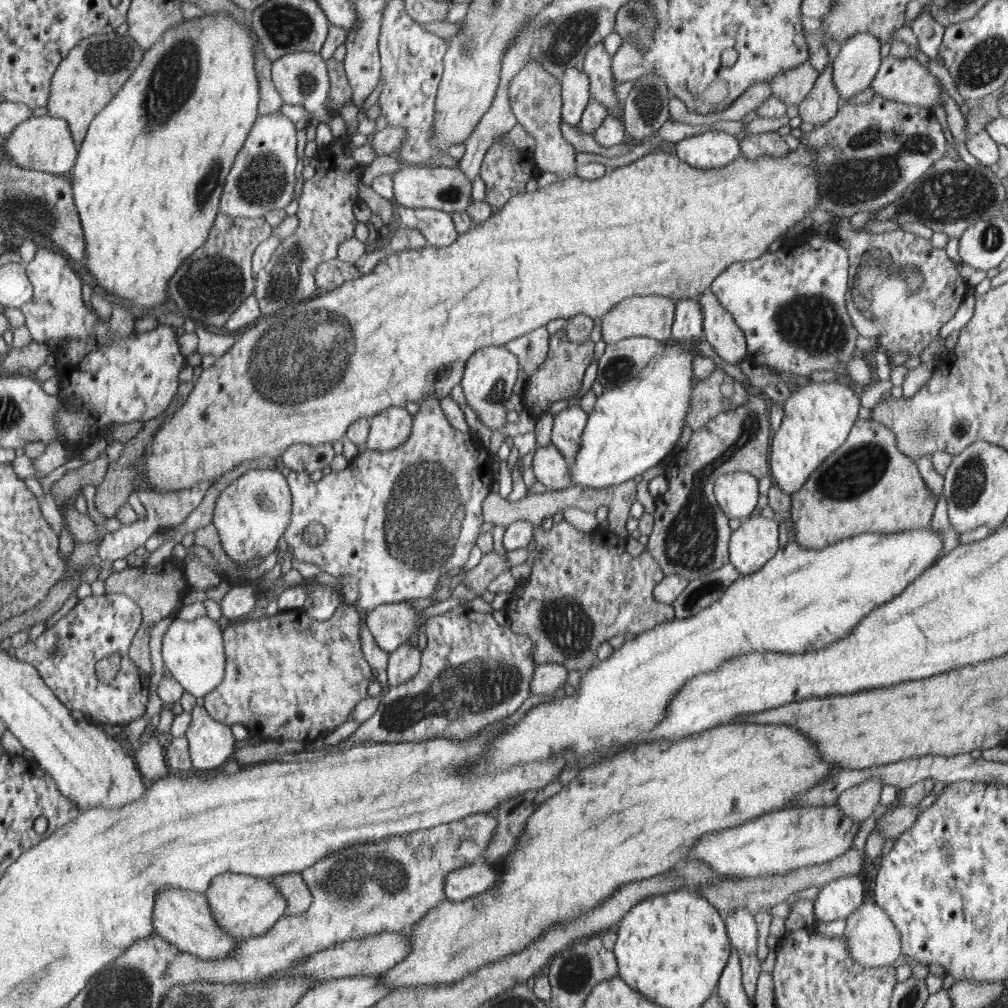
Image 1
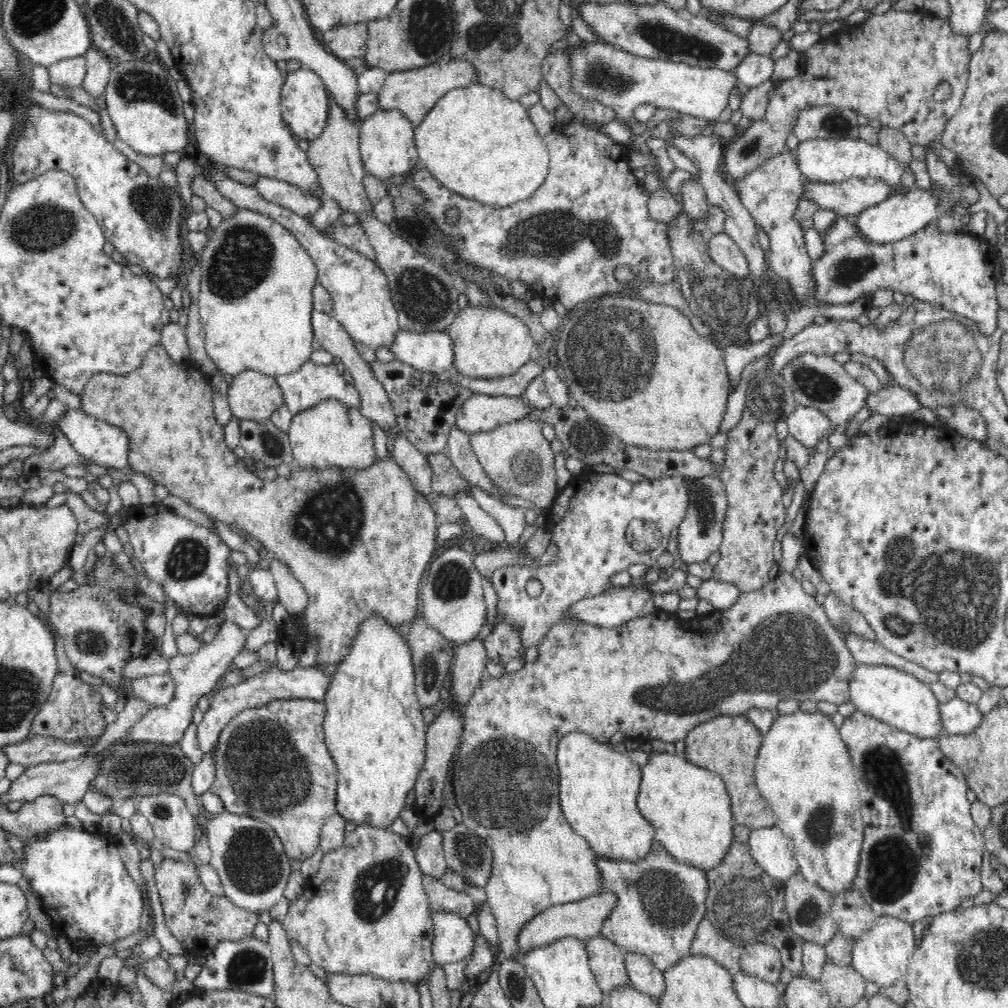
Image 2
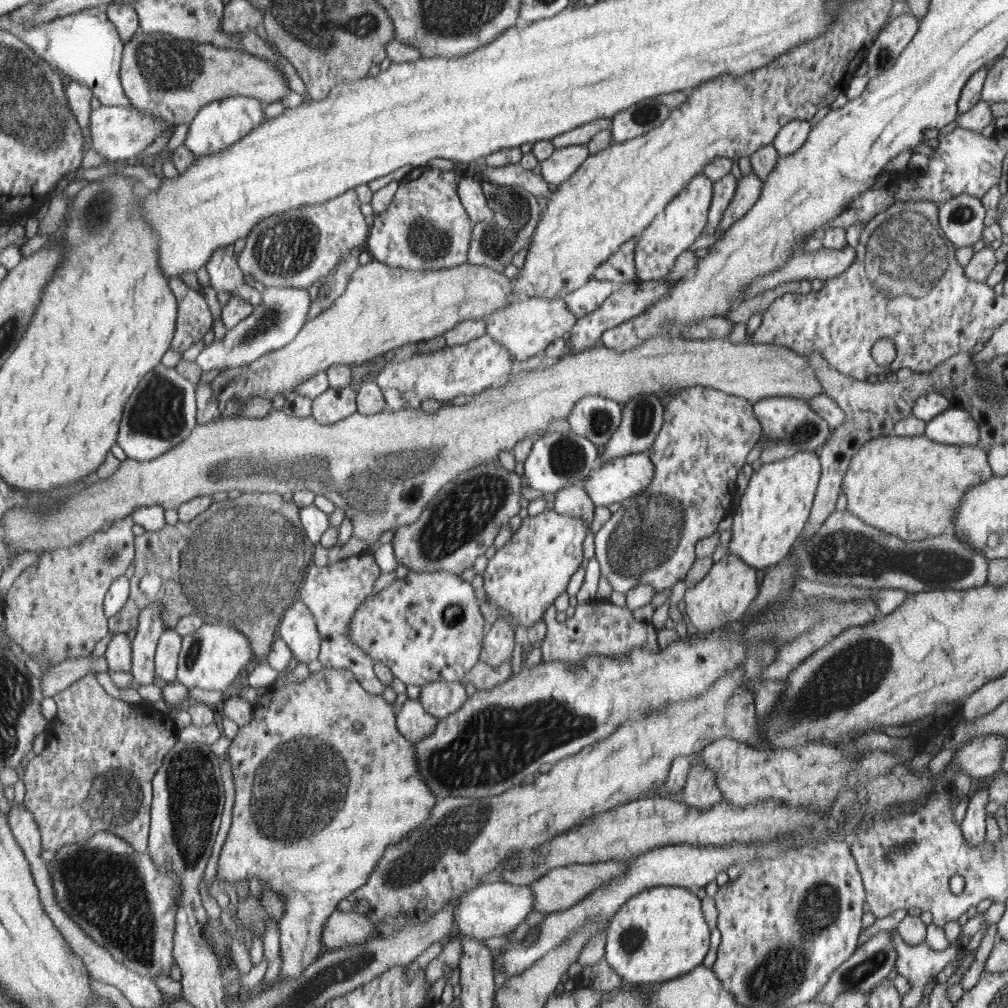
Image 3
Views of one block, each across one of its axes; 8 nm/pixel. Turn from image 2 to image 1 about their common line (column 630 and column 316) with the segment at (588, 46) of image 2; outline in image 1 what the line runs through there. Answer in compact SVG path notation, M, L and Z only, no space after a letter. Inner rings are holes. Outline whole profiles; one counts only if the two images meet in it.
M296 52L286 54L273 61L271 77L277 91L280 93L283 102L286 104L296 104L304 106L311 114L312 118L317 118L320 122L328 123L332 116L324 110L324 100L328 96L331 84L328 84L328 73L326 64L321 53Z

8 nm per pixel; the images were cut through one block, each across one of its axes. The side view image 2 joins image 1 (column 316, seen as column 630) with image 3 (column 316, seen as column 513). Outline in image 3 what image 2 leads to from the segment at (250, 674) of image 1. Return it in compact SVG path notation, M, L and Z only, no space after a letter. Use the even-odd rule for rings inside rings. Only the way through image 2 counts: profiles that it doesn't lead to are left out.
M323 667L320 672L310 672L309 677L301 682L281 684L278 688L272 685L264 696L254 705L255 712L252 721L239 728L238 735L231 740L228 752L226 752L226 758L232 764L231 771L234 776L236 797L232 811L232 823L218 860L217 878L228 881L236 888L236 882L241 880L250 882L254 876L257 876L263 880L264 888L282 895L284 915L278 920L282 969L277 976L277 982L286 982L286 980L300 977L322 955L322 934L325 922L337 911L338 904L366 884L370 874L377 868L390 847L398 845L412 830L428 820L438 798L430 791L427 783L422 779L421 771L418 770L415 744L409 742L401 732L396 730L397 720L394 720L392 706L382 696L372 696L372 693L356 682L356 678L342 680L338 672L334 674L334 669Z

